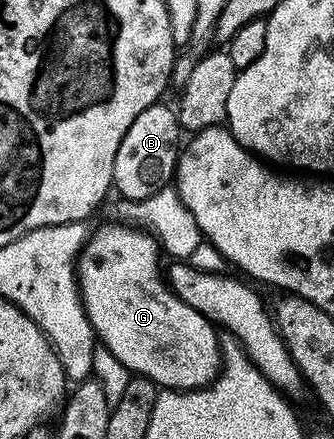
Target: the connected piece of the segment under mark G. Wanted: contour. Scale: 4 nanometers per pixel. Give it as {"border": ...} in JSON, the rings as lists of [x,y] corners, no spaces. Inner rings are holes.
{"border":[[[132,224],[117,225],[121,226],[101,226],[98,230],[94,229],[89,241],[82,246],[77,259],[77,288],[81,292],[81,305],[85,307],[85,315],[91,320],[93,332],[97,335],[100,345],[109,349],[116,360],[121,361],[134,375],[150,378],[152,382],[157,383],[158,387],[166,390],[199,390],[201,387],[209,385],[221,373],[223,365],[219,334],[215,329],[214,323],[202,316],[195,308],[191,308],[191,304],[183,304],[183,300],[179,300],[177,293],[170,287],[166,275],[163,273],[163,266],[161,270],[163,254],[159,249],[157,239],[144,229]]]}

